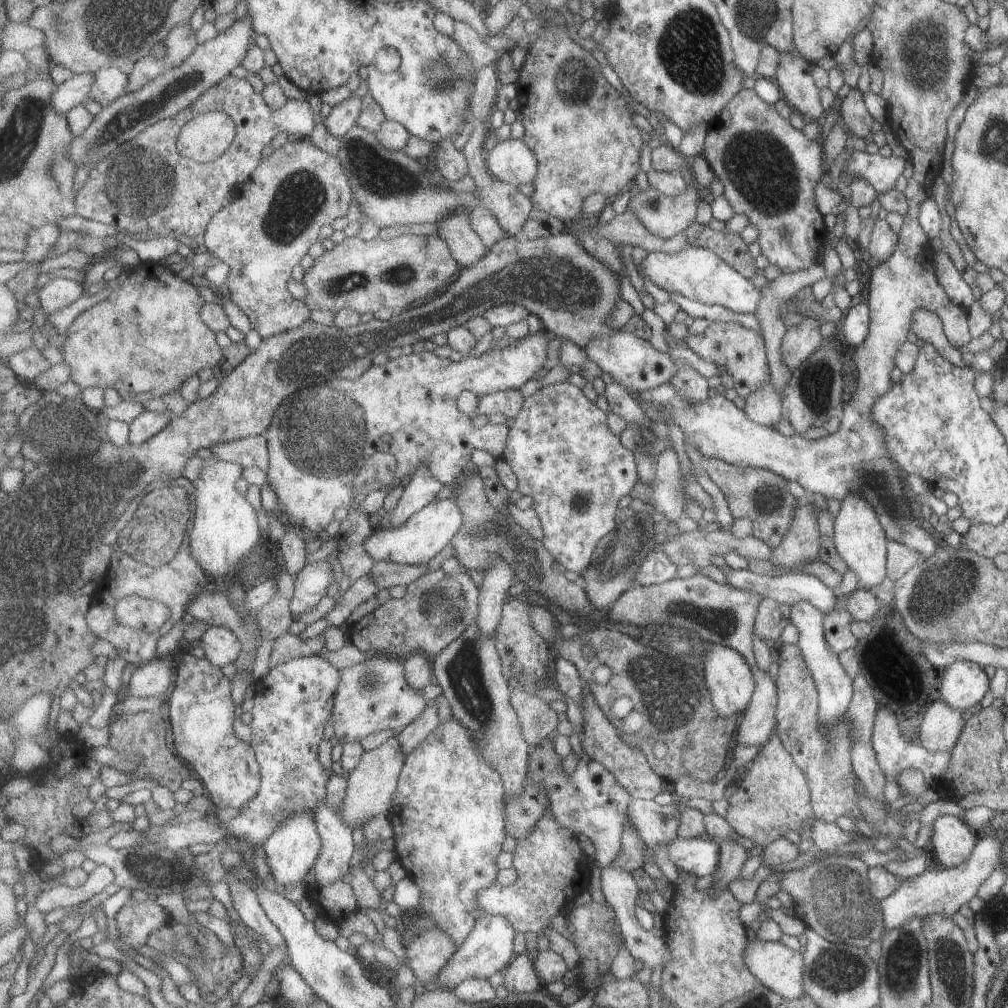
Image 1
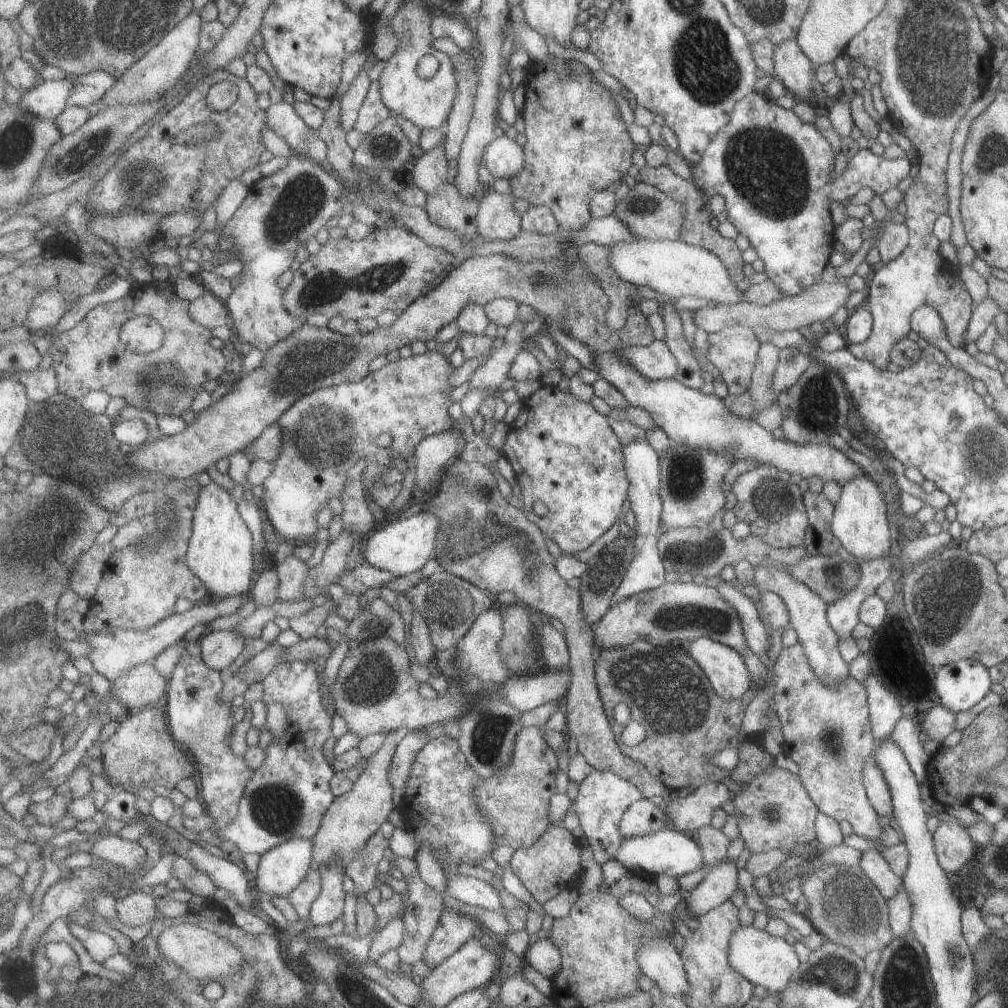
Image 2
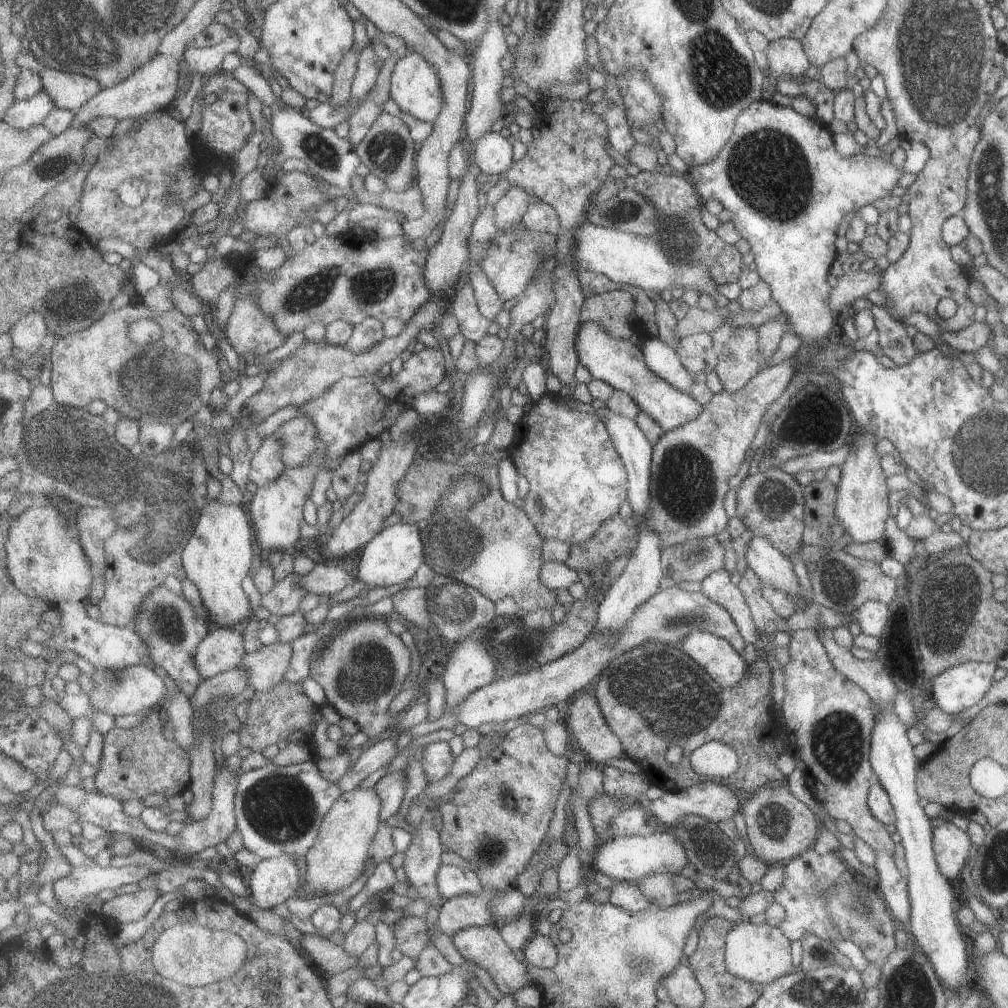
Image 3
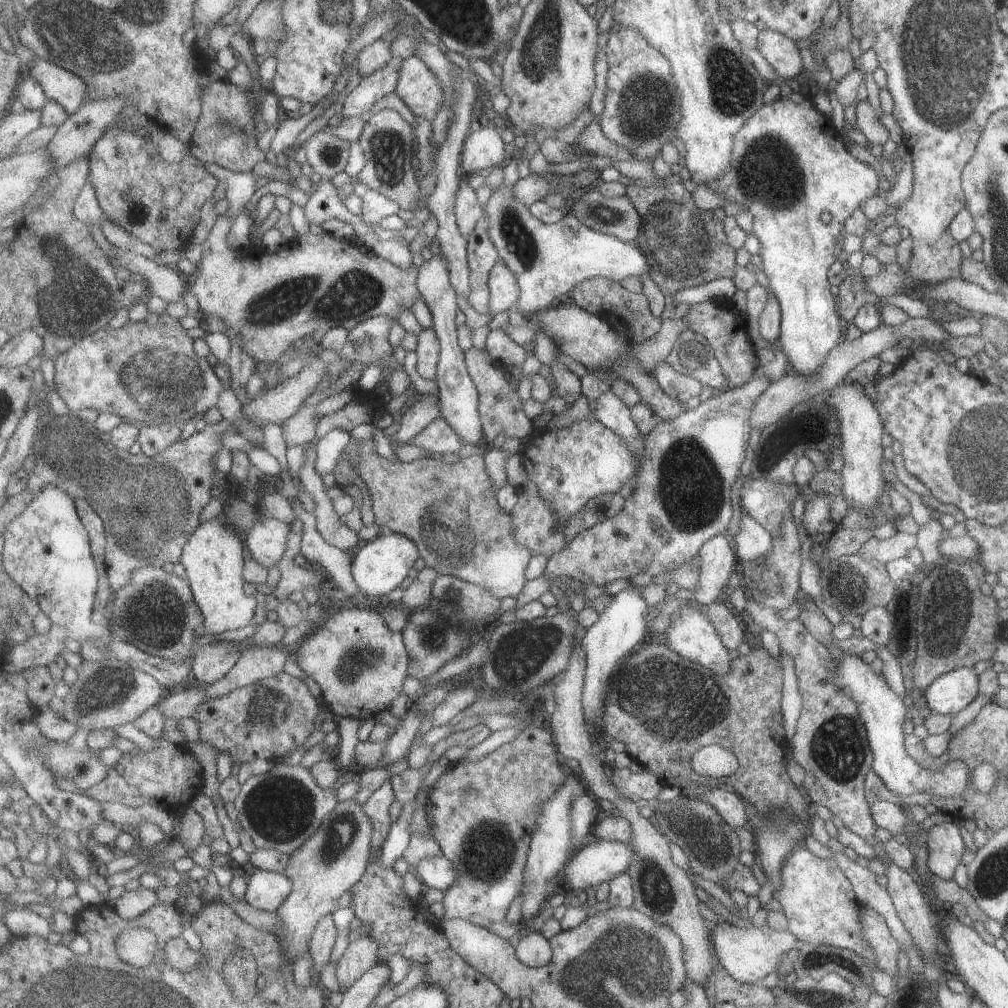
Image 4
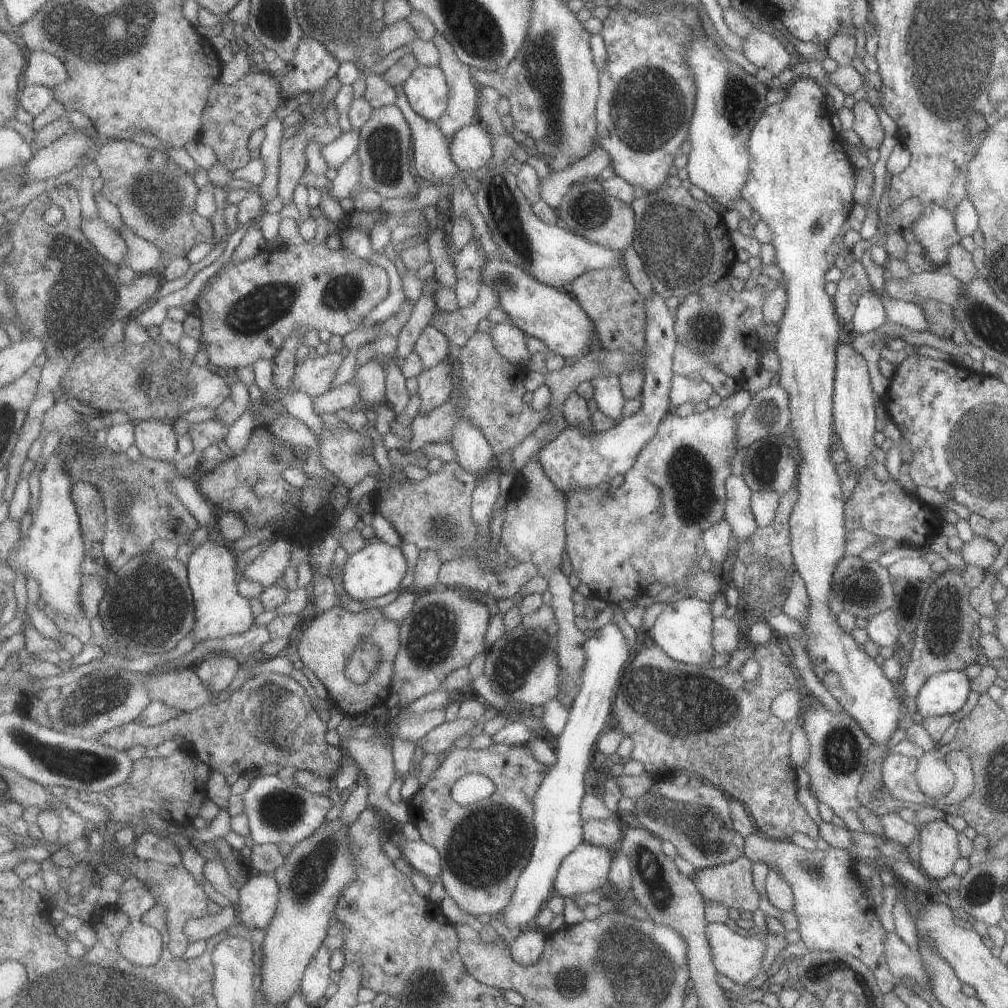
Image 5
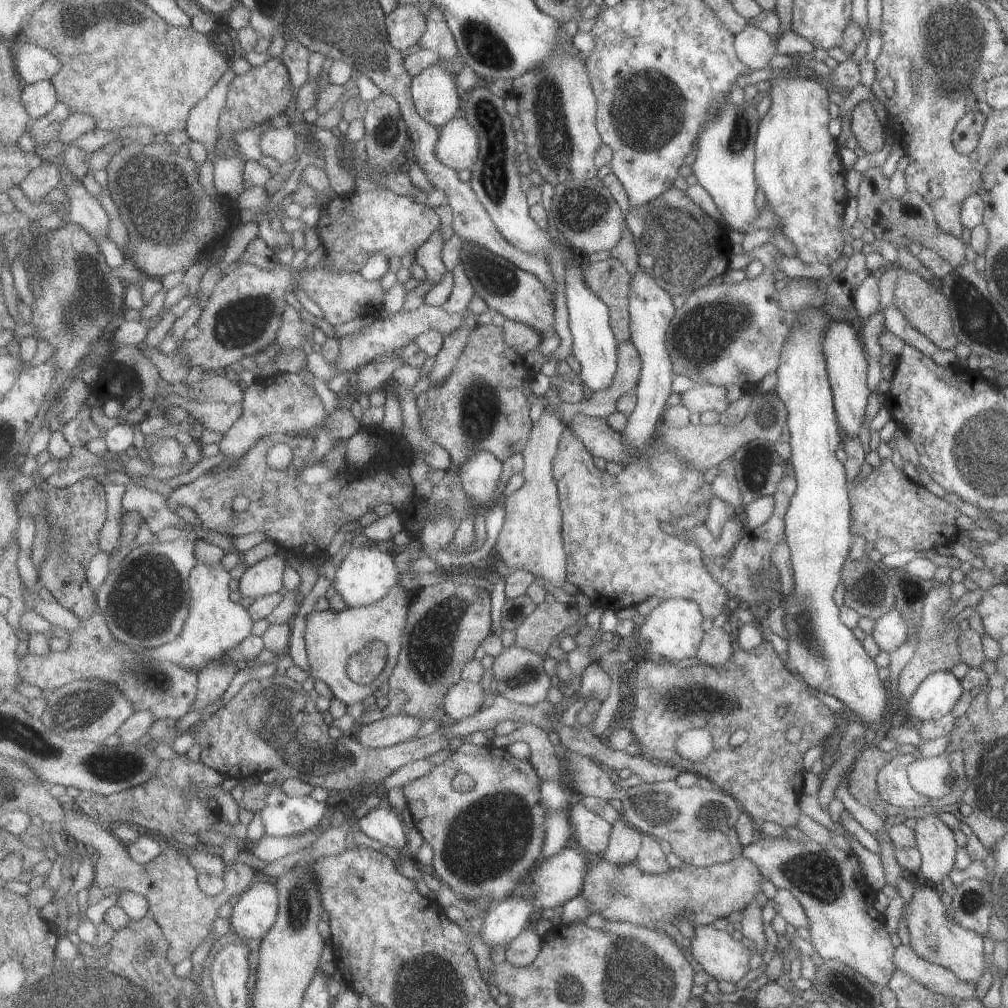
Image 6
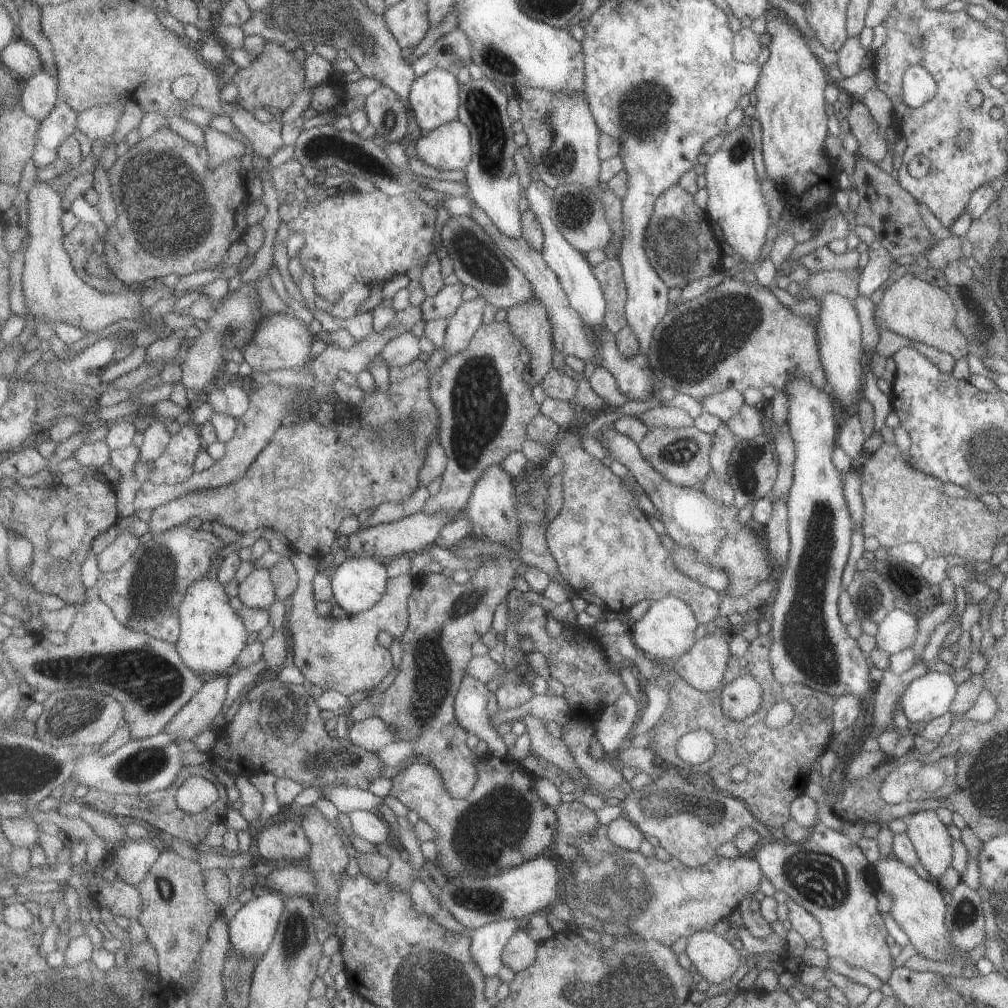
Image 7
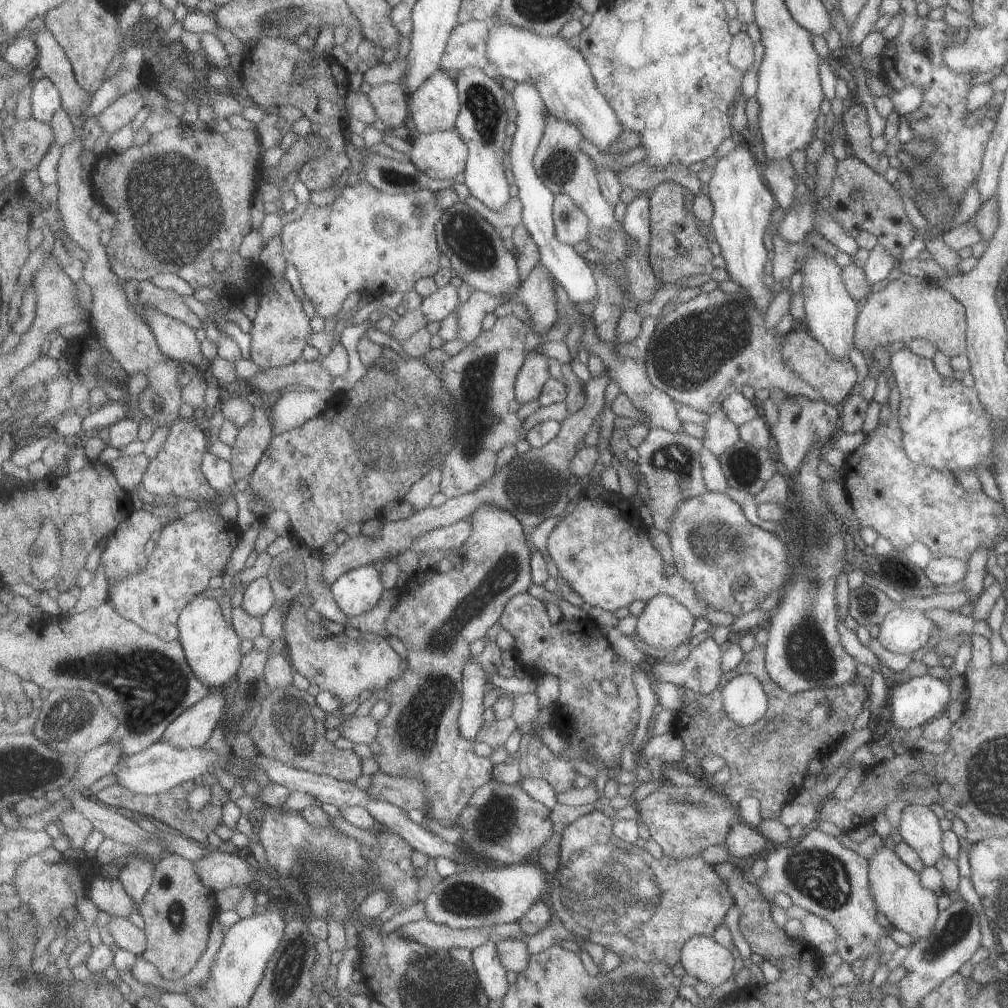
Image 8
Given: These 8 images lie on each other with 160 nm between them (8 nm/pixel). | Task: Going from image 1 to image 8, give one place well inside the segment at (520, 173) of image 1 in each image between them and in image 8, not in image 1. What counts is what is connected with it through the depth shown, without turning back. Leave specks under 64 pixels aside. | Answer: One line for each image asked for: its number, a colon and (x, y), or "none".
2: (504, 158)
3: (493, 153)
4: (484, 147)
5: (472, 147)
6: (459, 145)
7: (449, 147)
8: (444, 154)

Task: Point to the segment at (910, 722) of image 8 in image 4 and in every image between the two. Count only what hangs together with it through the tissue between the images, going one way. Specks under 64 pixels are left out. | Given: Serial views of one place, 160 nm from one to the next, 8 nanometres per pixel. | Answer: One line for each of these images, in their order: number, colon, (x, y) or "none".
4: (950, 692)
5: (944, 693)
6: (936, 694)
7: (926, 697)

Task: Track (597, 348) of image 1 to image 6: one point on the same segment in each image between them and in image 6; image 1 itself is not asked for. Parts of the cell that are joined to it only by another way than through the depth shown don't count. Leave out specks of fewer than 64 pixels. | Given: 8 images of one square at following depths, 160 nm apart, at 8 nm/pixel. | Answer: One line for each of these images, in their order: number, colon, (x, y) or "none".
2: (656, 361)
3: (662, 358)
4: (683, 387)
5: (683, 390)
6: (699, 398)

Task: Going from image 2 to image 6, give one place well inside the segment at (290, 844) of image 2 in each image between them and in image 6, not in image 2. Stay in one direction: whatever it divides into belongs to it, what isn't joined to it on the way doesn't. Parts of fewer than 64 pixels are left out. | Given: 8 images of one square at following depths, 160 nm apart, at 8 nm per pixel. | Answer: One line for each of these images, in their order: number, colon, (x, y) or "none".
3: (277, 879)
4: (266, 890)
5: (259, 898)
6: (256, 912)

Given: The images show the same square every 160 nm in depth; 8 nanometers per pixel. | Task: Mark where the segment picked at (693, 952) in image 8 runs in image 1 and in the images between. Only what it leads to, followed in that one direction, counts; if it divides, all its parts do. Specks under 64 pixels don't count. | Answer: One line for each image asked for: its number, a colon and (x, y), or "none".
1: (778, 967)
2: (769, 961)
3: (758, 953)
4: (749, 954)
5: (739, 958)
6: (724, 958)
7: (716, 959)

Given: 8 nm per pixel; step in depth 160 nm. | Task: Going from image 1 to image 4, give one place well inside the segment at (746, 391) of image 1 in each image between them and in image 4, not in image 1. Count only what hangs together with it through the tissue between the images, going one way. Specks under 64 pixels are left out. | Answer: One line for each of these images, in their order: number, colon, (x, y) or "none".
2: (734, 350)
3: (738, 351)
4: (728, 332)

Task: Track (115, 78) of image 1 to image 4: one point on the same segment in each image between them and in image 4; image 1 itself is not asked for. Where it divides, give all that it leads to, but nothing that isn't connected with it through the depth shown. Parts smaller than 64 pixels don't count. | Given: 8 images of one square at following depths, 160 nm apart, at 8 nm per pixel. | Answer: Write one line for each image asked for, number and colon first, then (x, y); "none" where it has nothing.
2: (87, 89)
3: (70, 91)
4: (68, 89)

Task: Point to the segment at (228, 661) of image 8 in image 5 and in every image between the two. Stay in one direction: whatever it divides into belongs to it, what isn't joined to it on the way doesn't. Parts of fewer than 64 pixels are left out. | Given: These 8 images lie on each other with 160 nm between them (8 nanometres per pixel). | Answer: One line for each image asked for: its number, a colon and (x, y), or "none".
5: (221, 610)
6: (216, 625)
7: (213, 635)

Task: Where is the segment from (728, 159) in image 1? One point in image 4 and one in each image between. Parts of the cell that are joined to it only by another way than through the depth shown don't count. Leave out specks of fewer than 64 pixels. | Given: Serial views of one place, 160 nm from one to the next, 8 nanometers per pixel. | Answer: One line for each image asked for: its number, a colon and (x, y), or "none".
2: (766, 162)
3: (786, 201)
4: (790, 170)

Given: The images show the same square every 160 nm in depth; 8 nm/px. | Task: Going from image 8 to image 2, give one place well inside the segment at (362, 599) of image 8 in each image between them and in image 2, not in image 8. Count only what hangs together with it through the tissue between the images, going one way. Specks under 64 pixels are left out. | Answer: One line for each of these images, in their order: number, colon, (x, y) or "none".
2: (404, 546)
3: (396, 553)
4: (387, 561)
5: (377, 569)
6: (366, 574)
7: (359, 583)

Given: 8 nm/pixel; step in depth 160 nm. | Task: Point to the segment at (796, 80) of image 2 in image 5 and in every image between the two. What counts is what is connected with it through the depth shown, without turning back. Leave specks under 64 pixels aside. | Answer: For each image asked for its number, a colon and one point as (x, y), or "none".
3: (787, 57)
4: (780, 51)
5: (765, 51)

